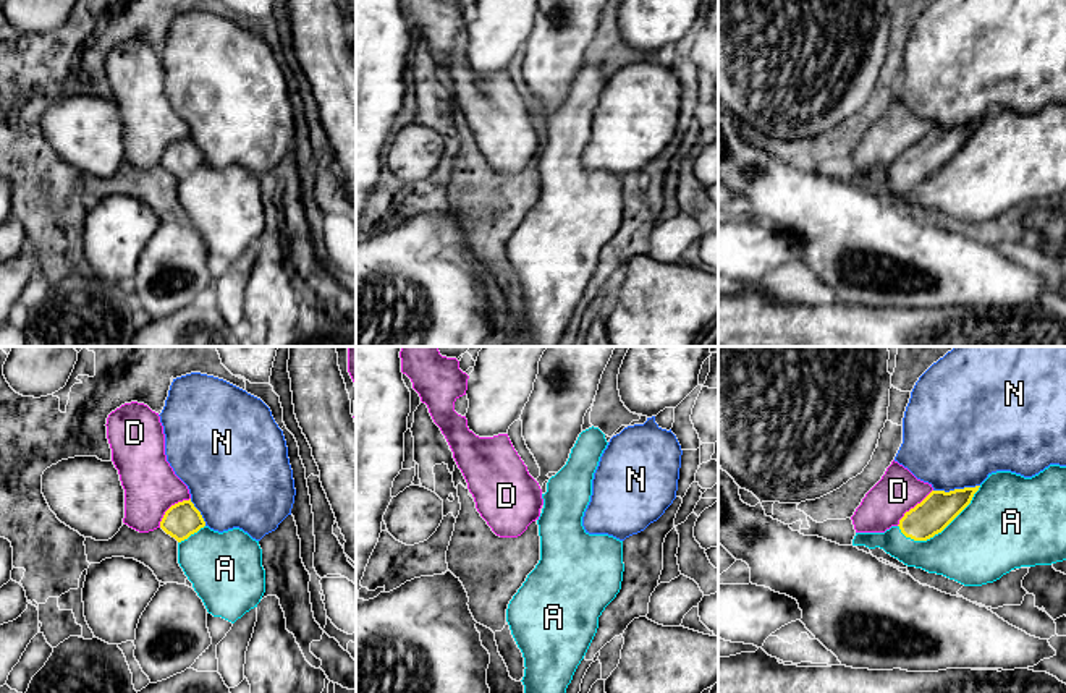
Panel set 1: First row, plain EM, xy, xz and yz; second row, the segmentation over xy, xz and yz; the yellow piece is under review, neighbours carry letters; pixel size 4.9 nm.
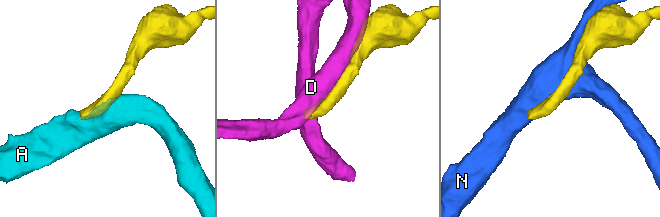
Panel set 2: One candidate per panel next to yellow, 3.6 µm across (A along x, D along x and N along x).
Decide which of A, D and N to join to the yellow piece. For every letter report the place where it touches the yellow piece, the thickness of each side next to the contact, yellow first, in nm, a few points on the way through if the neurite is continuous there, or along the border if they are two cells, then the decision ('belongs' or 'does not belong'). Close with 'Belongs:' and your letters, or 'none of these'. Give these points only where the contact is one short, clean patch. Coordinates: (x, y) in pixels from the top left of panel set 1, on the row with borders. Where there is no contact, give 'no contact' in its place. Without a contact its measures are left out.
A: meets yellow in yz at (942, 530); 180 nm thick on the yellow side, 380 nm on the other; belongs
D: meets yellow in xy at (170, 507); 170 nm thick on the yellow side, 280 nm on the other; does not belong
N: meets yellow in yz at (956, 489); 180 nm thick on the yellow side, 500 nm on the other; does not belong
Belongs: A

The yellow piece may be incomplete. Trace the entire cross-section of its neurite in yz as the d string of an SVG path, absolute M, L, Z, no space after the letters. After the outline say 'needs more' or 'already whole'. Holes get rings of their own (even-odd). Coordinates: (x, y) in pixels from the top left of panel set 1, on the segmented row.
M1050 465L1032 478L996 471L975 487L950 492L932 491L904 513L898 526L885 533L856 533L852 546L880 547L907 567L943 575L964 586L982 586L1021 567L1051 565L1066 560L1066 466Z | needs more

